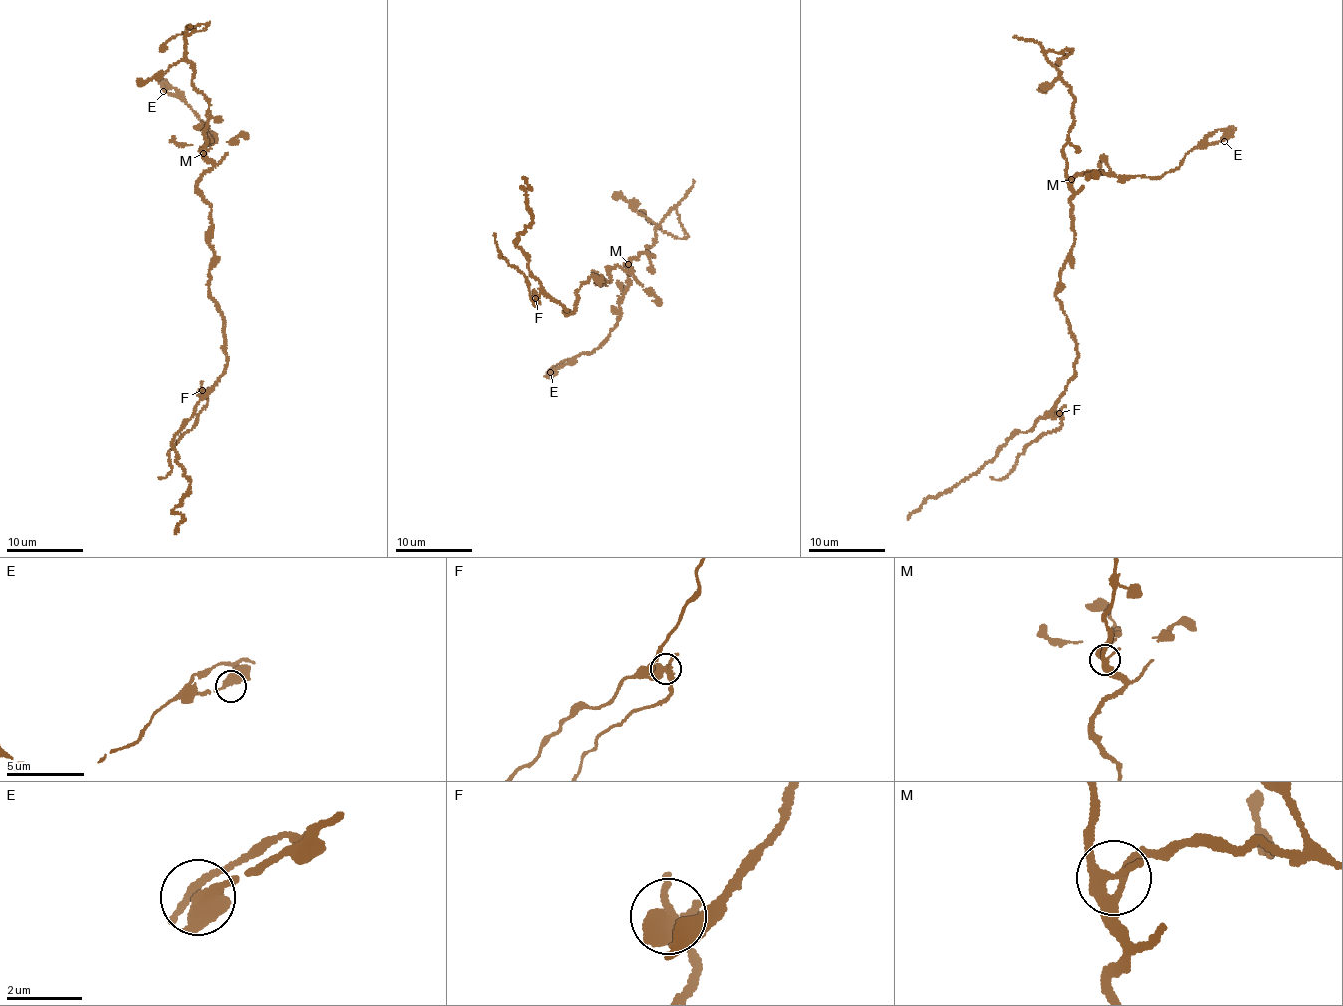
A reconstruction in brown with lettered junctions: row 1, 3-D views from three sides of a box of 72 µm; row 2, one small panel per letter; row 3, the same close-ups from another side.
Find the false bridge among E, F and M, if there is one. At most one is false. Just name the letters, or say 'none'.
F

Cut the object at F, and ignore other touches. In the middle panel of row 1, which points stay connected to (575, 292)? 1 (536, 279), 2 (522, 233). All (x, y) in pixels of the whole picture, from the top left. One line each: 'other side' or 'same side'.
1: same side
2: same side

